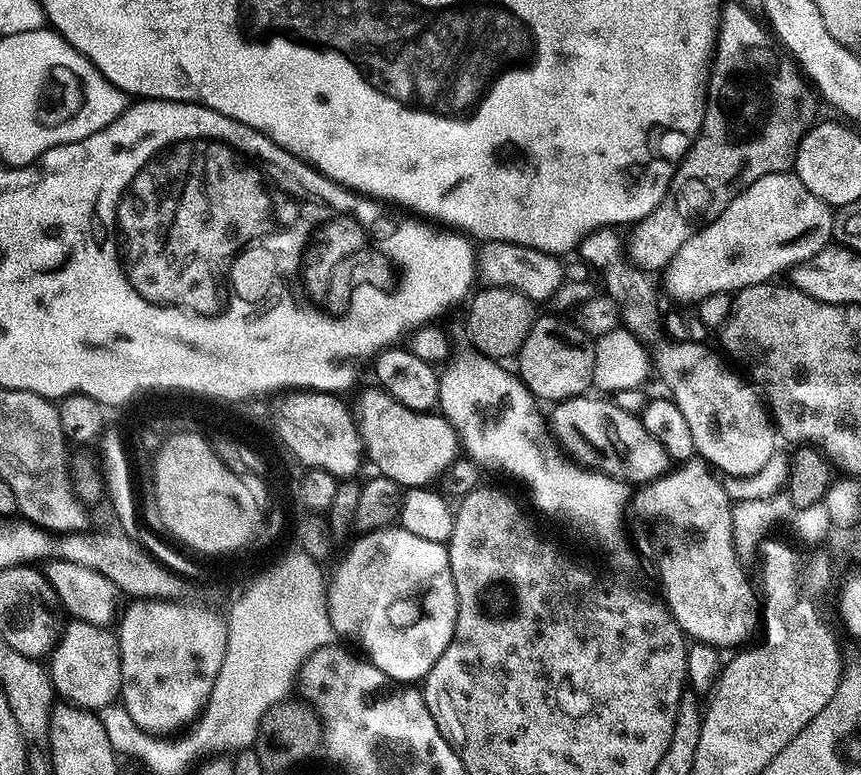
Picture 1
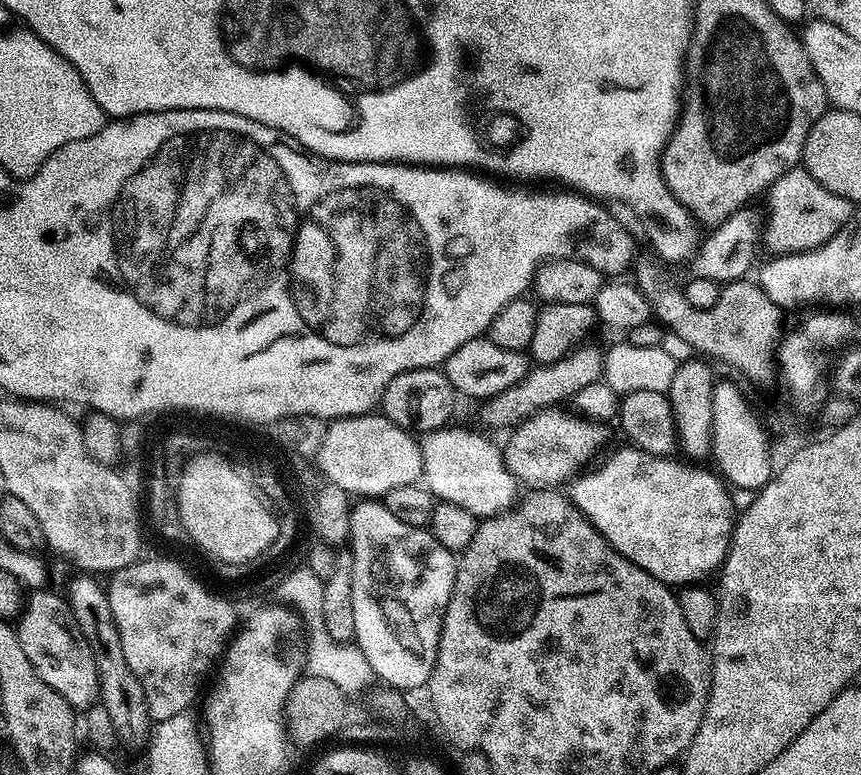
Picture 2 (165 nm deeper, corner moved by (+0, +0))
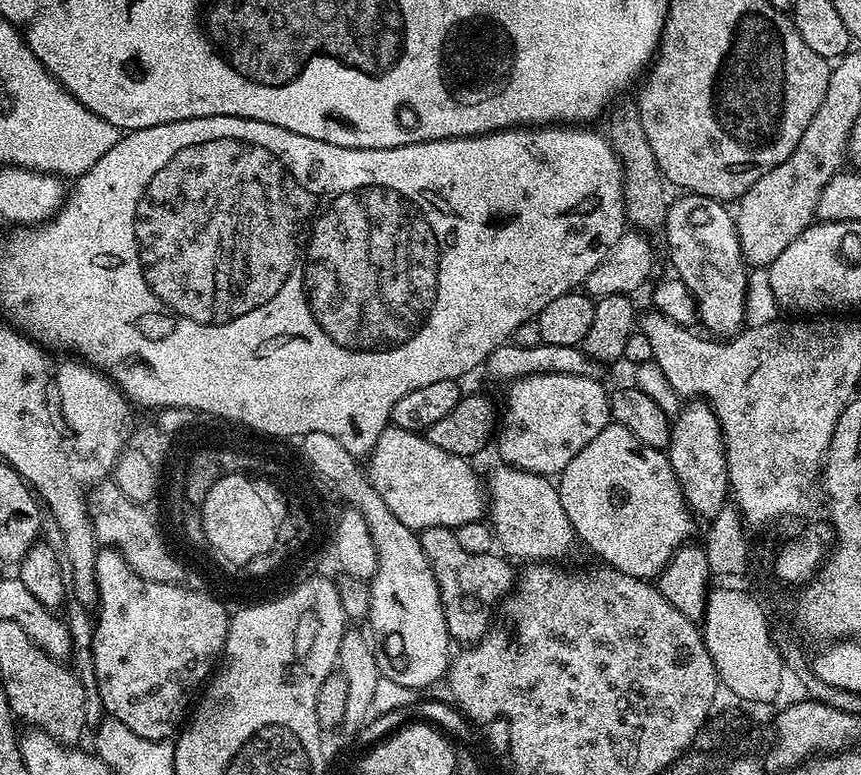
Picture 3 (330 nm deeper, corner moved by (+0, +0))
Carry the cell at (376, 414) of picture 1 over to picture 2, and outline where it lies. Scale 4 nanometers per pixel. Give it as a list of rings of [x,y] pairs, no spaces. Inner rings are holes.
[[[445,426],[427,433],[419,441],[422,466],[424,467],[423,483],[437,501],[454,506],[462,506],[462,510],[470,510],[478,518],[487,518],[510,508],[518,498],[516,488],[518,481],[504,465],[504,453],[495,448],[480,432],[471,432],[468,428],[452,428]]]

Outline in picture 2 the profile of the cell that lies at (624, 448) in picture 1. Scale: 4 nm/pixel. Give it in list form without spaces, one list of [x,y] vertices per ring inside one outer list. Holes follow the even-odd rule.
[[[555,406],[535,412],[530,418],[517,425],[511,432],[510,438],[503,445],[504,465],[510,470],[519,483],[530,484],[529,487],[546,490],[556,488],[560,483],[567,483],[575,479],[588,465],[586,465],[608,440],[607,428],[601,421],[592,420],[579,413],[564,411],[566,409]]]

